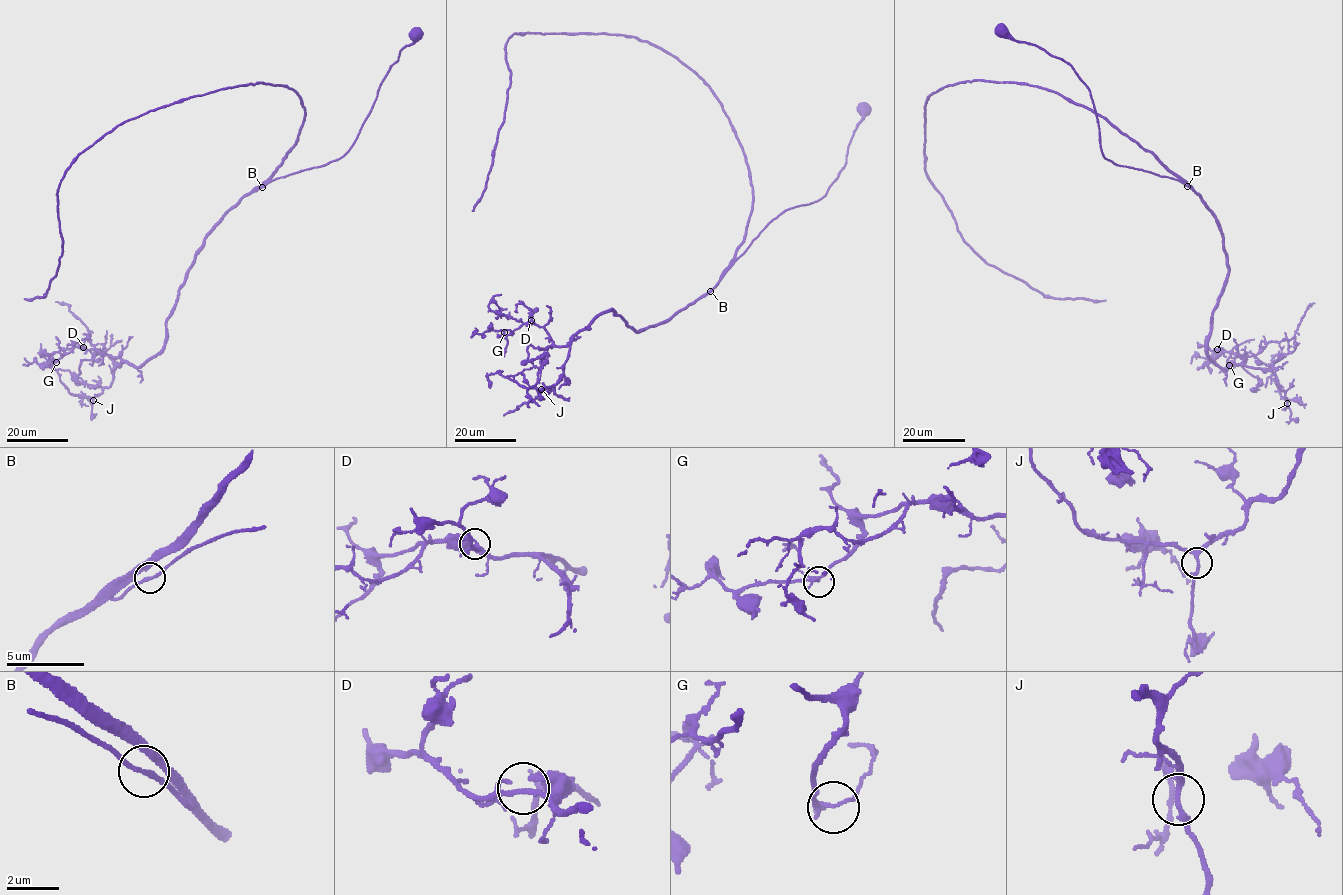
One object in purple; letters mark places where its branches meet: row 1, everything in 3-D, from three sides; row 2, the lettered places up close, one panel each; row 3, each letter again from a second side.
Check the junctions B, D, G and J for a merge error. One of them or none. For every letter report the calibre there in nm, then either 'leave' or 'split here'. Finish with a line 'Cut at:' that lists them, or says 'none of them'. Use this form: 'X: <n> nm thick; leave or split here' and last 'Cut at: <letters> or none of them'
B: 170 nm thick; leave
D: 140 nm thick; leave
G: 120 nm thick; leave
J: 200 nm thick; leave
Cut at: none of them

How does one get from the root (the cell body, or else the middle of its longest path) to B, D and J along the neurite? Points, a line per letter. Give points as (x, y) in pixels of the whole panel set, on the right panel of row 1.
B: (999, 32), (1041, 47), (1072, 68), (1089, 91), (1100, 147), (1106, 159), (1188, 186)
D: (999, 32), (1072, 68), (1106, 159), (1183, 182), (1213, 215), (1228, 274), (1207, 355), (1243, 360), (1217, 349)
J: (999, 32), (1072, 68), (1106, 159), (1199, 196), (1228, 268), (1207, 355), (1224, 369), (1270, 370), (1287, 403)

